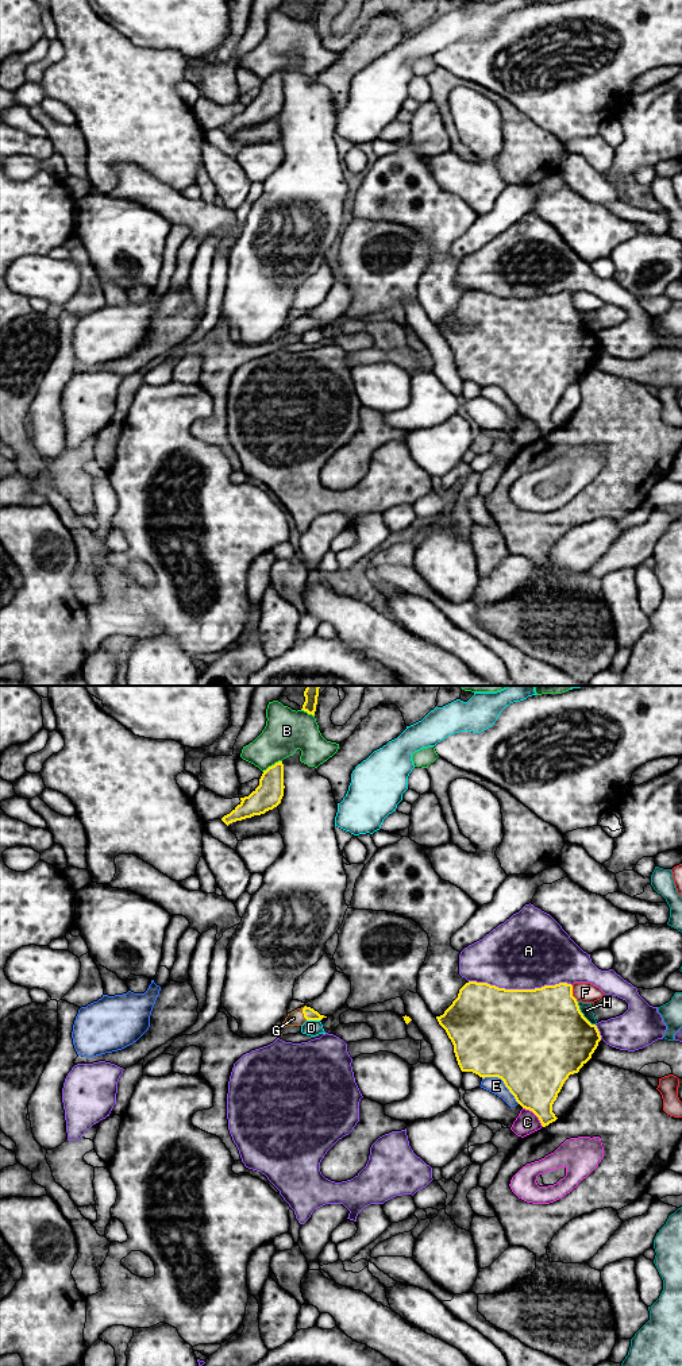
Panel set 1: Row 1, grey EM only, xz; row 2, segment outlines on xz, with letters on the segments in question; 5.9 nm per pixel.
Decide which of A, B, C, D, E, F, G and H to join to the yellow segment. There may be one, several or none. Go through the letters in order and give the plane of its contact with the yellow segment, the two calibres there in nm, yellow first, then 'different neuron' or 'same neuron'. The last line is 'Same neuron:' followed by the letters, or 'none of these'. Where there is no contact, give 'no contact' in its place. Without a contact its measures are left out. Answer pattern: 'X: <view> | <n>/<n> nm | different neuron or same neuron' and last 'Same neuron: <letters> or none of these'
A: xz | 500/460 nm | different neuron
B: xz | 160/260 nm | different neuron
C: xz | 360/140 nm | different neuron
D: xz | 80/100 nm | different neuron
E: xz | 500/100 nm | different neuron
F: xz | 460/120 nm | different neuron
G: xz | 80/100 nm | same neuron
H: xz | 500/80 nm | different neuron
Same neuron: G

